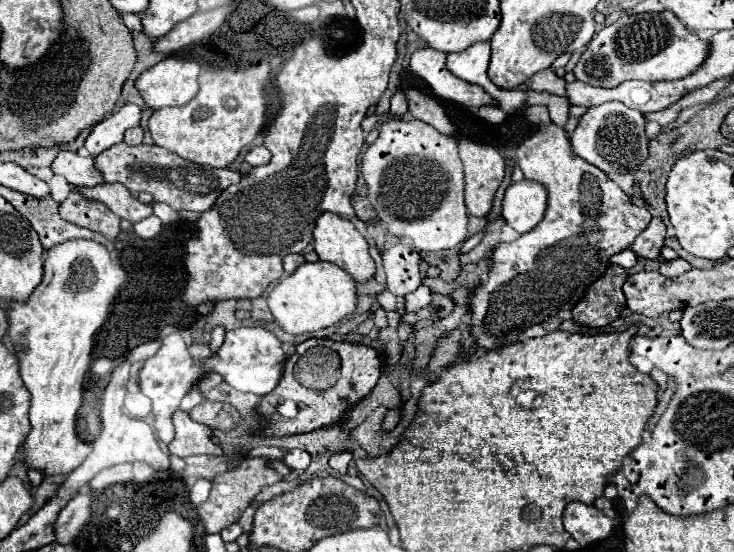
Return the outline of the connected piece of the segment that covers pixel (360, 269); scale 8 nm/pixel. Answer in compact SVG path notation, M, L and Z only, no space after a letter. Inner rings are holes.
M322 214L318 218L316 228L314 228L314 250L318 252L320 260L332 262L332 264L340 266L358 284L368 282L376 274L376 264L372 262L372 256L368 254L368 242L366 242L366 238L356 230L356 226L350 220L340 218L336 214Z

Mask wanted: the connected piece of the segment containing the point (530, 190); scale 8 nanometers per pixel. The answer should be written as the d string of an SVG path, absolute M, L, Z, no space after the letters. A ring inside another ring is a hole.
M522 180L506 188L502 200L502 218L516 232L524 234L532 230L544 218L544 210L546 210L544 186L530 180Z

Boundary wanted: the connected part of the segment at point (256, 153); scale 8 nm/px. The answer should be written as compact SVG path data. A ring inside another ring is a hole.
M254 146L246 152L246 158L244 158L250 166L260 166L260 164L268 164L270 162L270 152L264 148L264 146Z

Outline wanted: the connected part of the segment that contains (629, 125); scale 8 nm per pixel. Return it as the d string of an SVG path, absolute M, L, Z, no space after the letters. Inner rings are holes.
M606 102L592 106L578 122L572 138L572 150L586 162L598 166L606 174L630 174L648 158L648 138L644 134L644 116L622 102Z

